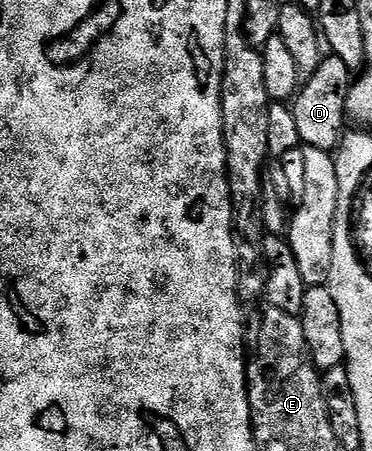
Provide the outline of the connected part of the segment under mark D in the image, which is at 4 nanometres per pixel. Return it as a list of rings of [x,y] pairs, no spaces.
[[[333,54],[324,55],[321,66],[312,76],[302,81],[293,100],[293,111],[297,122],[297,134],[308,148],[334,153],[343,142],[345,129],[349,124],[347,99],[351,93],[353,70]]]

